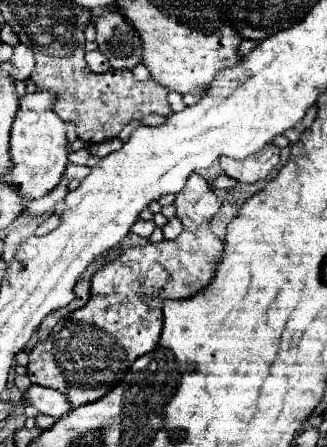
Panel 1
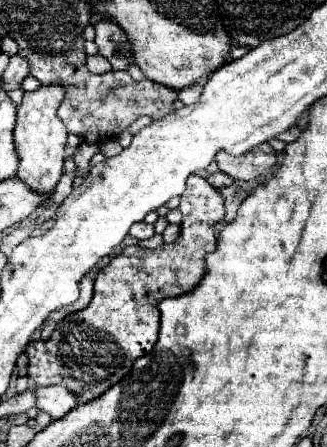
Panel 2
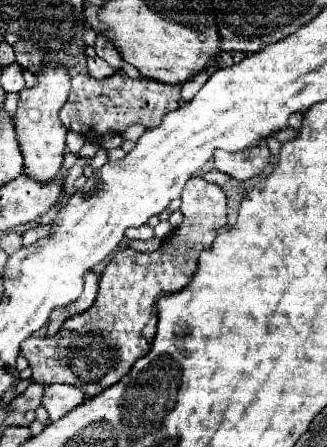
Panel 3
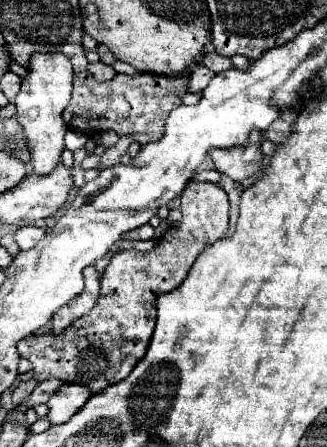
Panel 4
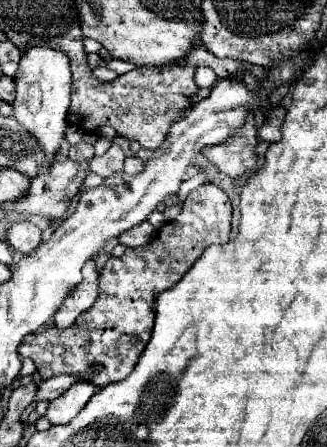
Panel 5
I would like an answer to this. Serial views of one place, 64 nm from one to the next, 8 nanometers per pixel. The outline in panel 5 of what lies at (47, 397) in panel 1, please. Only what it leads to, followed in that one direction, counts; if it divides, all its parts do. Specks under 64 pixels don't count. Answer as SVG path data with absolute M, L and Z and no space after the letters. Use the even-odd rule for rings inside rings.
M78 382L74 384L66 394L62 394L60 398L52 400L48 410L46 410L46 418L52 424L68 424L90 400L90 396L98 390L96 384L90 382Z

